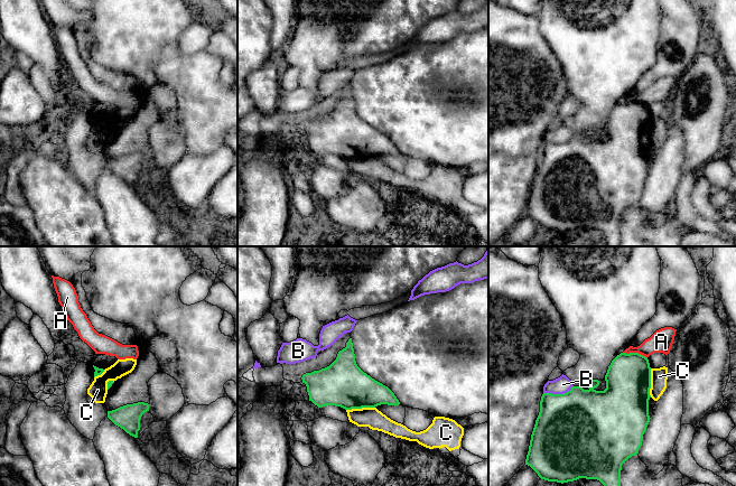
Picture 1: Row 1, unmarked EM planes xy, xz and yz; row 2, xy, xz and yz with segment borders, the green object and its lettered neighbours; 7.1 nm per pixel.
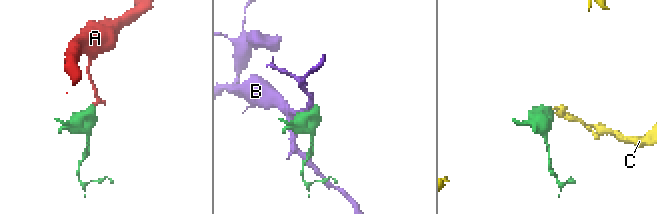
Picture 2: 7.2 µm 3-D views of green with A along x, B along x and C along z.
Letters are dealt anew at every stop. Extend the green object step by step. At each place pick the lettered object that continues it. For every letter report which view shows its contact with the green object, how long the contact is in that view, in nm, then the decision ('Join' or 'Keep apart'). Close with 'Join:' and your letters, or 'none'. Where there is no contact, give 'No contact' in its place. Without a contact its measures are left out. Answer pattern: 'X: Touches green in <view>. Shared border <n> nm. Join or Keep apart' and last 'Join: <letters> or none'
A: Touches green in yz. Shared border 180 nm. Keep apart
B: Touches green in yz. Shared border 220 nm. Keep apart
C: Touches green in xz. Shared border 200 nm. Keep apart
Join: none

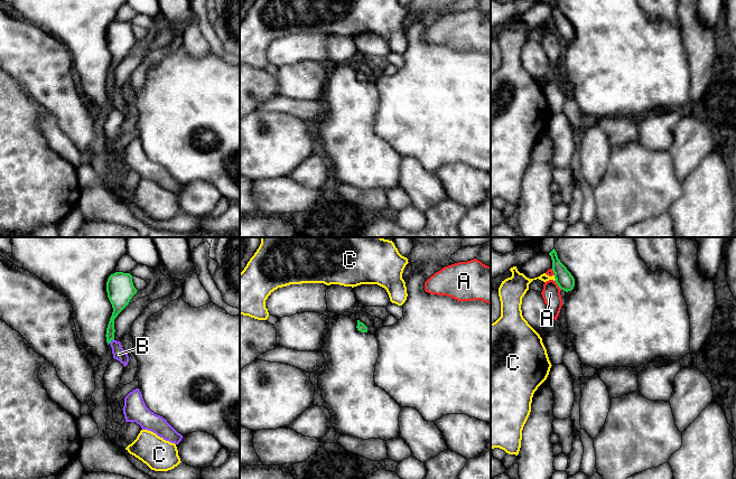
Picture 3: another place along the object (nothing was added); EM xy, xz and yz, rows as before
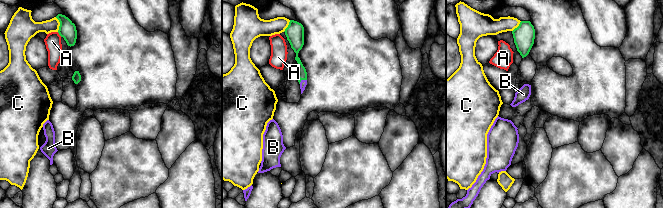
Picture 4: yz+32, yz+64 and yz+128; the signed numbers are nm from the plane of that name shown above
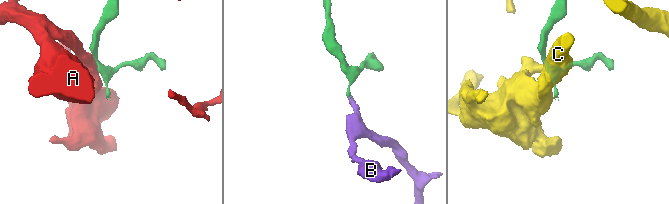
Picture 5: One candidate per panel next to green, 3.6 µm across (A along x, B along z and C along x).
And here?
A: Touches green in yz. Shared border 90 nm. Keep apart
B: Touches green in xy. Shared border 50 nm. Join
C: Touches green in yz. Shared border 40 nm. Keep apart
Join: B

